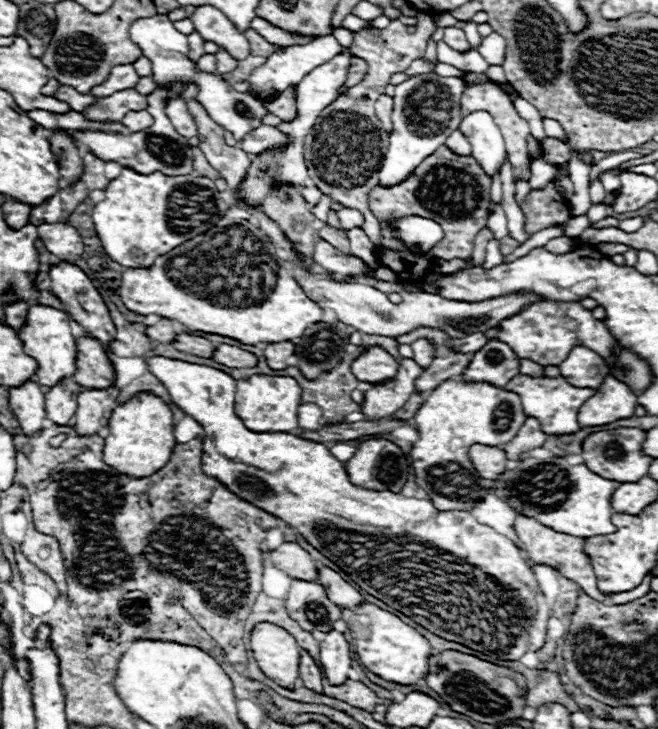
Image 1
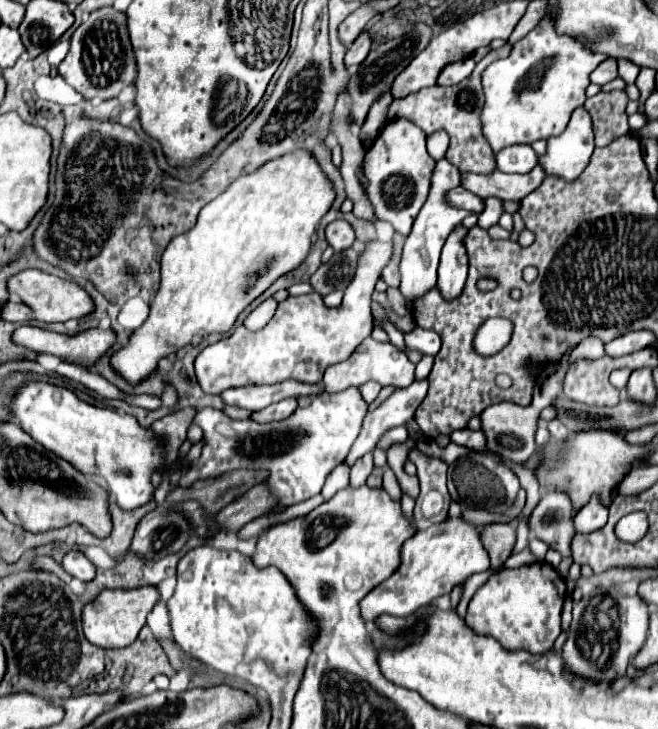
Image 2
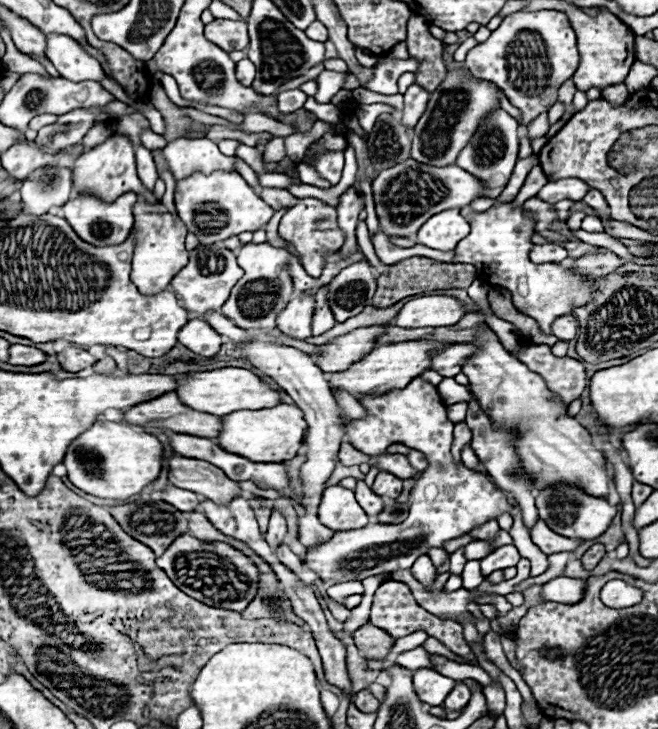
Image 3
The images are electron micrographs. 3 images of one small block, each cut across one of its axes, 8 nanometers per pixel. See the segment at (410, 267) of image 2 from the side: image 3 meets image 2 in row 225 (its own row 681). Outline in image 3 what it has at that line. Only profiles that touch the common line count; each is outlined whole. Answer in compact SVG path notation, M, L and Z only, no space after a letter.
M430 668L414 672L414 690L418 698L430 706L442 706L442 700L446 700L446 696L454 690L454 684L458 684L458 680L450 680Z

